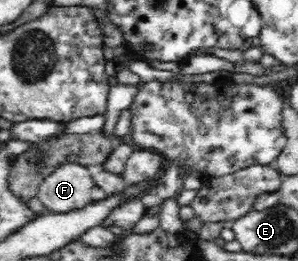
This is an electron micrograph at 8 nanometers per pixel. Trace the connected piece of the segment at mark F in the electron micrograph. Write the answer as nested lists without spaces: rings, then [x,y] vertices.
[[[64,162],[40,182],[36,196],[48,208],[49,213],[69,213],[82,210],[93,202],[91,200],[91,189],[95,185],[89,167],[79,163]]]

